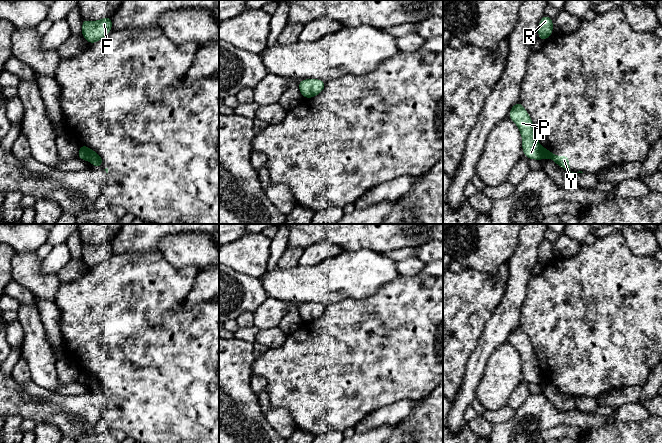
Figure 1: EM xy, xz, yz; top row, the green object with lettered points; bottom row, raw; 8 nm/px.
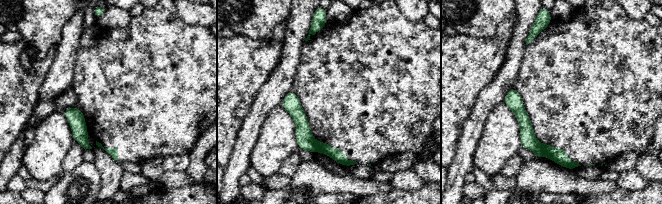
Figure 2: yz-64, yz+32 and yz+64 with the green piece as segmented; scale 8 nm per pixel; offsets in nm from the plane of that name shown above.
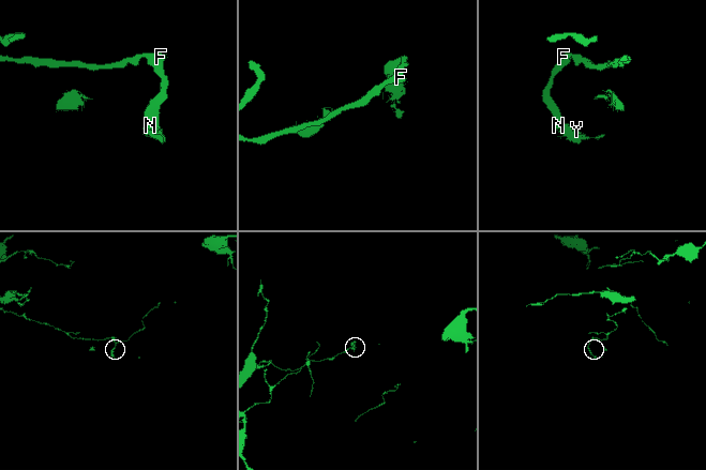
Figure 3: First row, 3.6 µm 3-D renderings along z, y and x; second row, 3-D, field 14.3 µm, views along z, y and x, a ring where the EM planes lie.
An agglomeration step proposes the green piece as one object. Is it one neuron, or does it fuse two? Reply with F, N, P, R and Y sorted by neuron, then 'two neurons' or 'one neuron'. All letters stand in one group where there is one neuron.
groups F N P R / Y; two neurons

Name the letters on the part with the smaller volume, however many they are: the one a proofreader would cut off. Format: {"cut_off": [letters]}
{"cut_off": ["Y"]}

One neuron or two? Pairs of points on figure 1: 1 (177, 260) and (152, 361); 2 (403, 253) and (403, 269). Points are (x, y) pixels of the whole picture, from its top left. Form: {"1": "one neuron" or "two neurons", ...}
{"1": "two neurons", "2": "two neurons"}

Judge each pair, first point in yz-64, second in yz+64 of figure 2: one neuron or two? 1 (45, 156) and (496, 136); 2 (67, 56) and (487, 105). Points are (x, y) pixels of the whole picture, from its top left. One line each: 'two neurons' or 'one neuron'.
1: one neuron
2: one neuron

